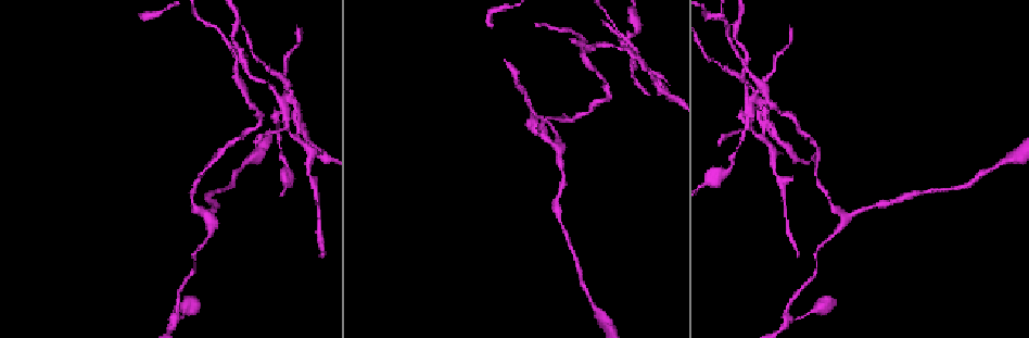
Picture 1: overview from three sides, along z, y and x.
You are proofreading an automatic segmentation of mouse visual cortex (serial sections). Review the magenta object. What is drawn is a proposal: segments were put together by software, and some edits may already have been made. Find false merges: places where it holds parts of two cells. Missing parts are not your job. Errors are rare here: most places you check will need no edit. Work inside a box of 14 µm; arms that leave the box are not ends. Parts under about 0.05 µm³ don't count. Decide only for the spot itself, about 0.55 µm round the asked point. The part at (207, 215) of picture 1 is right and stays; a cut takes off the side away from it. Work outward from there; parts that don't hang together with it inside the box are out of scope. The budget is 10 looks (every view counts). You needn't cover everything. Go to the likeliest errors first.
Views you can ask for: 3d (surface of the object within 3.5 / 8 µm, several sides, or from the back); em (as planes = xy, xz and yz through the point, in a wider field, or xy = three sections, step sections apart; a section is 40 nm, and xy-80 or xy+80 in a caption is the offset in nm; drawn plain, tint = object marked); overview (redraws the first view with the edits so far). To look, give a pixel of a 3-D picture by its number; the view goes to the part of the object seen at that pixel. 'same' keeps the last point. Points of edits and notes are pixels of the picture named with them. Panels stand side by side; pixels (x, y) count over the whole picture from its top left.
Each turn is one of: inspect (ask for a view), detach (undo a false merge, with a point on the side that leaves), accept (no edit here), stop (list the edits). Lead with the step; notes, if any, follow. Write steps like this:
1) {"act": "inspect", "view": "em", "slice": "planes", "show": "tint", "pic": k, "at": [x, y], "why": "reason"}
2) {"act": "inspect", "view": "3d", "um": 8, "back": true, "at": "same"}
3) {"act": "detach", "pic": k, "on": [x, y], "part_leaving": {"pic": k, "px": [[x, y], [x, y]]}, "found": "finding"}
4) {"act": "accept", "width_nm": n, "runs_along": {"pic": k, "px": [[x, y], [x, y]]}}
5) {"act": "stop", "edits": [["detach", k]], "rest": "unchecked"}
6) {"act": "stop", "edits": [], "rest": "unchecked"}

{"act": "inspect", "view": "3d", "um": 3.5, "back": true, "pic": 1, "at": [608, 99], "why": "sharp bend"}

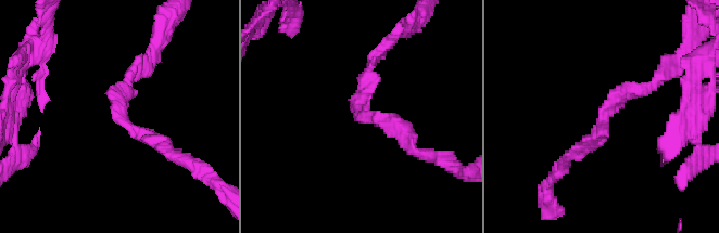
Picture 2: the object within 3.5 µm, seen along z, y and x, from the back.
{"act": "inspect", "view": "em", "slice": "xy", "step": 5, "show": "tint", "pic": 2, "at": [605, 114], "arm_widths_nm": [200, 200]}

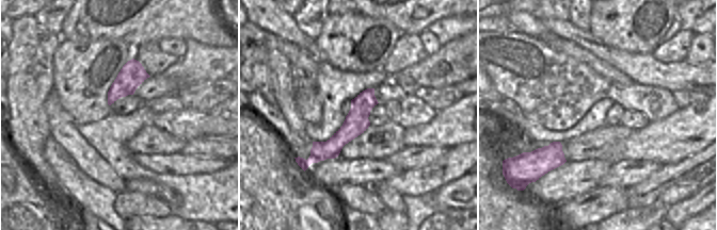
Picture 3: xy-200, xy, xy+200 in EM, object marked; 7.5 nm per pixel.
{"act": "accept", "width_nm": 180, "runs_along": {"pic": 2, "px": [[575, 152], [619, 94], [658, 78]]}, "found": "all the same cell"}

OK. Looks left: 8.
{"act": "inspect", "view": "3d", "um": 3.5, "pic": 1, "at": [744, 63], "why": "two arms at a narrow angle"}

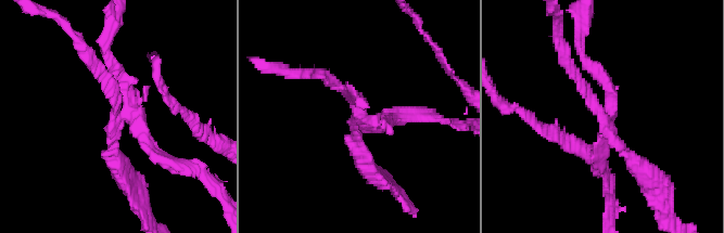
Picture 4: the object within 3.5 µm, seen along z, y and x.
{"act": "inspect", "view": "em", "slice": "planes", "show": "tint", "pic": 4, "at": [370, 125], "why": "now the EM"}

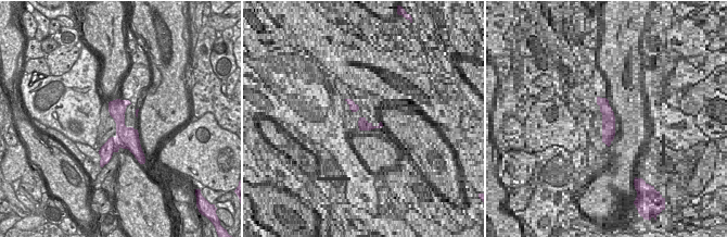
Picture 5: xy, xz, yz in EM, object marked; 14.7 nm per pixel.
{"act": "inspect", "view": "em", "slice": "xy", "step": 2, "show": "tint", "at": "same", "why": "cut it another way"}

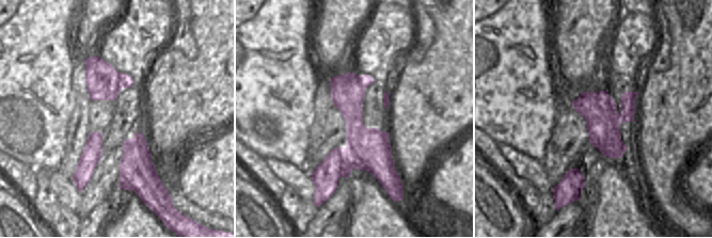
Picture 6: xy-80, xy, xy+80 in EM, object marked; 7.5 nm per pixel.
{"act": "detach", "pic": 4, "on": [150, 142], "arms": 4, "part_leaving": {"pic": 4, "px": [[125, 114], [165, 160], [202, 177]]}, "found": "a second cell is stuck on"}

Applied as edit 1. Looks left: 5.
{"act": "inspect", "view": "overview", "why": "redraw"}

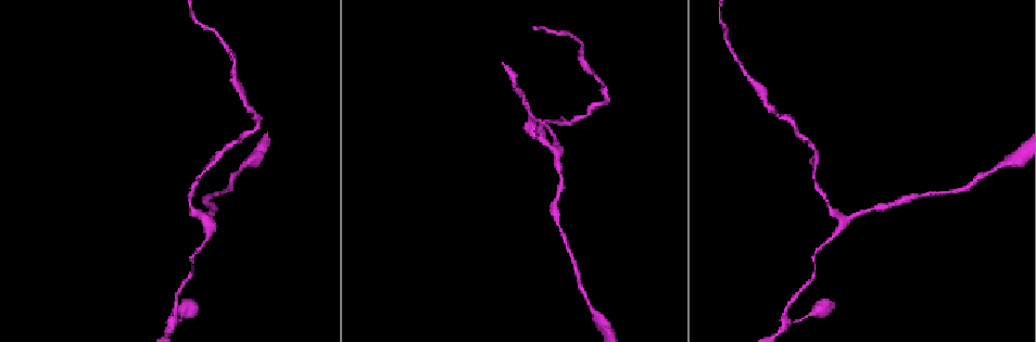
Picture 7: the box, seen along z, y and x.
{"act": "inspect", "view": "3d", "um": 8, "pic": 7, "at": [815, 266], "why": "narrows sharply"}

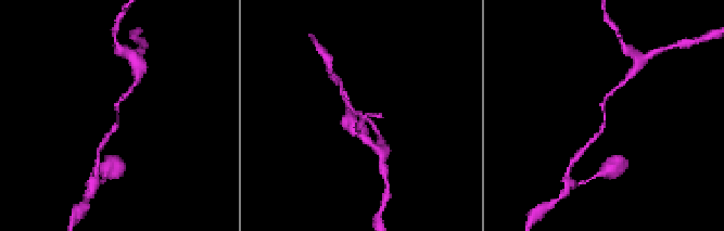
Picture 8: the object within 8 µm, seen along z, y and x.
{"act": "inspect", "view": "3d", "um": 3.5, "back": true, "pic": 8, "at": [359, 114]}

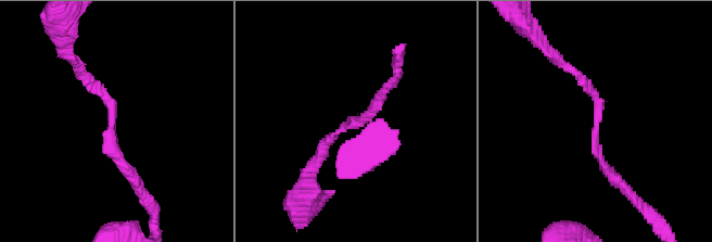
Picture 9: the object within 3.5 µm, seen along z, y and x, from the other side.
{"act": "inspect", "view": "em", "slice": "xy", "step": 5, "show": "tint", "pic": 9, "at": [596, 127], "arm_widths_nm": [150, 150], "why": "need the tissue"}

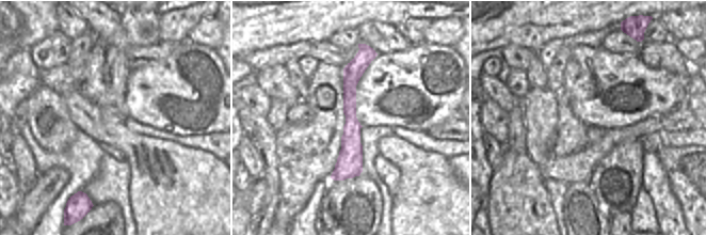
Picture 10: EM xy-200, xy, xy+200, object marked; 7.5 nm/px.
{"act": "accept", "width_nm": 170, "runs_along": {"pic": 10, "px": [[365, 50], [336, 177]]}, "found": "one cell here"}

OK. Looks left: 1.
{"act": "stop", "edits": [["detach", 4]], "rest": "unchecked"}

